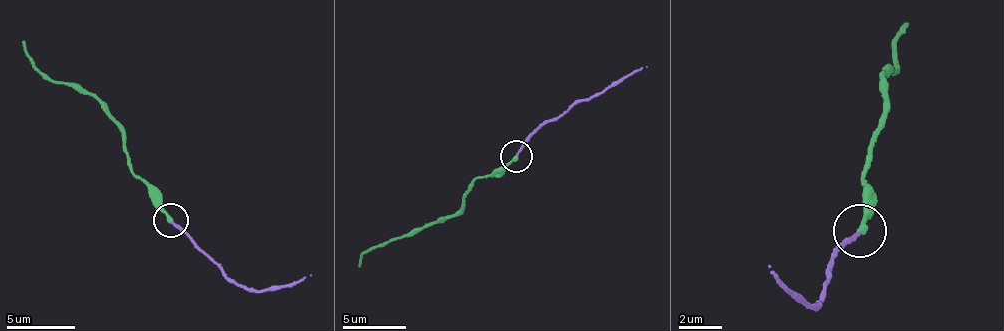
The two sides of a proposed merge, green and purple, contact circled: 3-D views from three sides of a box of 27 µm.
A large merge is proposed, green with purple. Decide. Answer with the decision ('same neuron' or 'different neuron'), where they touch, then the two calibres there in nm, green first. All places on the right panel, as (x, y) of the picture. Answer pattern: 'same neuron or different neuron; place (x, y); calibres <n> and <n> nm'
same neuron; place (859, 230); calibres 280 and 200 nm

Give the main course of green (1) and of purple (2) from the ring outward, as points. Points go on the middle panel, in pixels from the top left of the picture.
1: (517, 157), (504, 168), (475, 179), (458, 211), (392, 237), (363, 253), (358, 267)
2: (517, 156), (537, 128), (604, 94), (647, 65)

